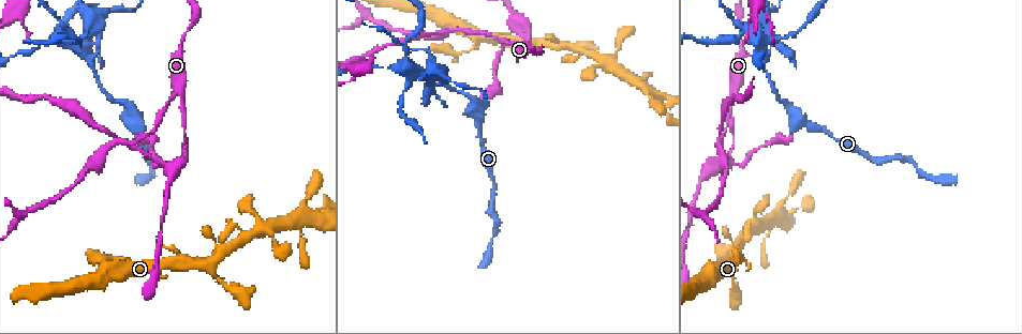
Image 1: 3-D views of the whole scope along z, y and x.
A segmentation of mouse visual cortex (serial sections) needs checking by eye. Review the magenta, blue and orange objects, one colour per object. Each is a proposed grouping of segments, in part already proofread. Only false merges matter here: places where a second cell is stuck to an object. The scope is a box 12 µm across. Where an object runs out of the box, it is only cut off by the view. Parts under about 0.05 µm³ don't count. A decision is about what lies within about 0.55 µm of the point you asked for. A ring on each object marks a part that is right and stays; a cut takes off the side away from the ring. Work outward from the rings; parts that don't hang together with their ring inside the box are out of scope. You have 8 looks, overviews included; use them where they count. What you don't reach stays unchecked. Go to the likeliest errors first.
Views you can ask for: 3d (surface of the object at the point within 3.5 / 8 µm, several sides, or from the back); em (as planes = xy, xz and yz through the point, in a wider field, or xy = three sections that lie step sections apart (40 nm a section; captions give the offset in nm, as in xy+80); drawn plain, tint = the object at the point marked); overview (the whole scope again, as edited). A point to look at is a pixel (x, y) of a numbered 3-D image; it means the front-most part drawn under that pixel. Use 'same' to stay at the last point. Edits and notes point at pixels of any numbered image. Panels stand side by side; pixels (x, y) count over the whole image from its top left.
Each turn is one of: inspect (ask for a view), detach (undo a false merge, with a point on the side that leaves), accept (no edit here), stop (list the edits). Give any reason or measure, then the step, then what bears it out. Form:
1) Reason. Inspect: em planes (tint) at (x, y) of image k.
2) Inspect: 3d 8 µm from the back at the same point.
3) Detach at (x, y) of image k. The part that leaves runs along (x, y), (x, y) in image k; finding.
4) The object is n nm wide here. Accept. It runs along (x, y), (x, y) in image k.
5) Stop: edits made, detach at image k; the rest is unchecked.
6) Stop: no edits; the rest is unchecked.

Two arms at a narrow angle. Inspect: 3d 3.5 µm at (119, 142) of image 1.

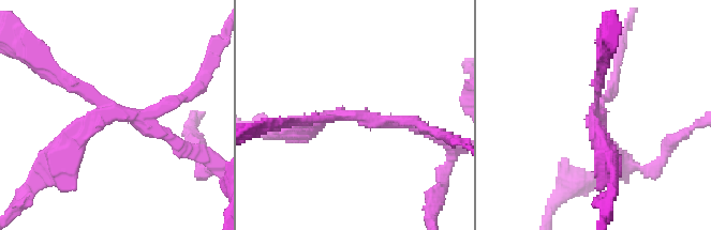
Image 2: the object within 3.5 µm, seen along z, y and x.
4 arms meet here; the arms are 150, 150, 150, 250 nm wide. Inspect: em xy step 1 (tint) at (591, 115) of image 2.

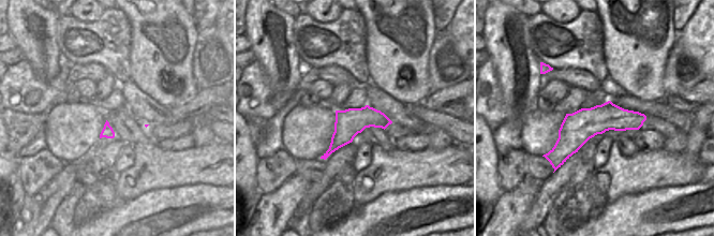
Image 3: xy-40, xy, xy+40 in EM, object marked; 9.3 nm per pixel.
Detach at (176, 149) of image 2. A border runs along (614, 104), (604, 109), (591, 108) in image 3; a second cell is stuck on.

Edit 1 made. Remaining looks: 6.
See it whole again. Inspect: overview.

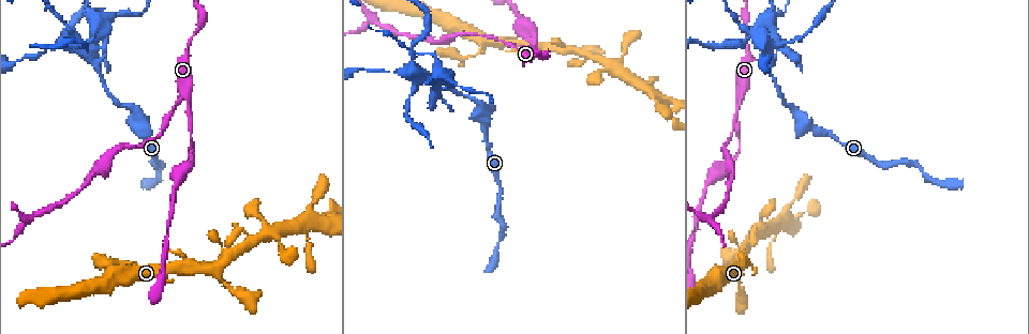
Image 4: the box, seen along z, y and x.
Looks like a crossing. Inspect: 3d 3.5 µm at (417, 76) of image 4.

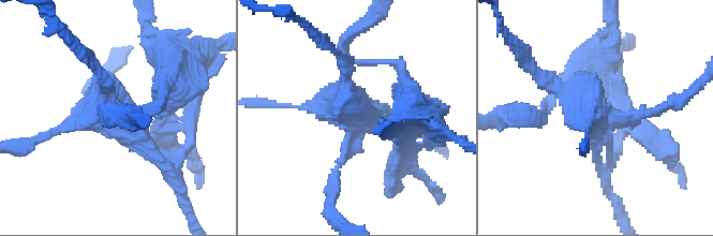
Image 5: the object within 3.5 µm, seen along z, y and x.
Now the EM. Inspect: em xy step 2 (tint) at (360, 114) of image 5.

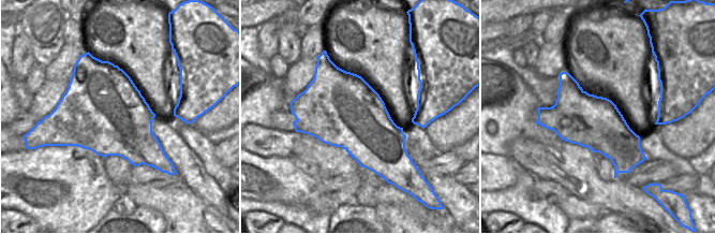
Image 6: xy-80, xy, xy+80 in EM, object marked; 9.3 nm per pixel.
The object is 700 nm wide here. Detach at (620, 99) of image 5. The part that leaves runs along (610, 165), (623, 113), (607, 93) in image 5; two cells meet here.

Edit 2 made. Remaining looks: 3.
Inspect: overview.

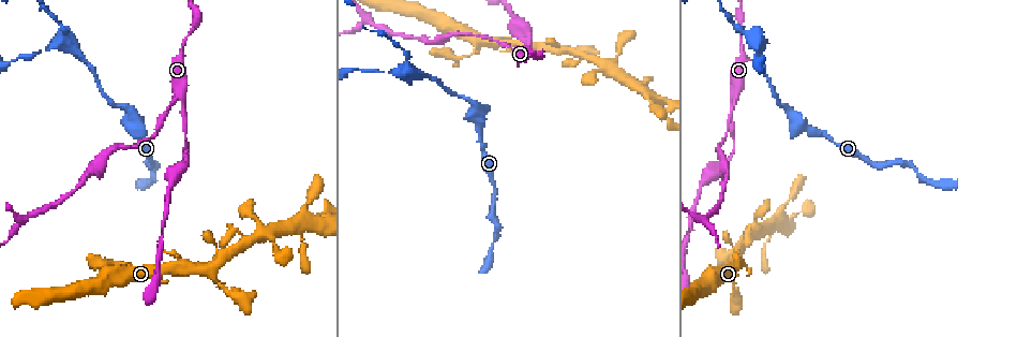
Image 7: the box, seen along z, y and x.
A narrow waist. Inspect: 3d 3.5 µm at (182, 105) of image 7.

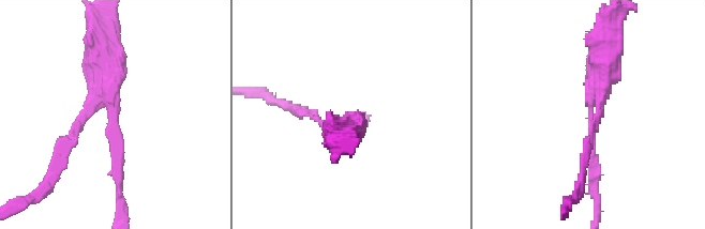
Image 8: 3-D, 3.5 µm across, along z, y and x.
The arms are 150, 400 nm wide; shape alone is not enough. Inspect: em xy step 3 (tint) at (114, 118) of image 8.

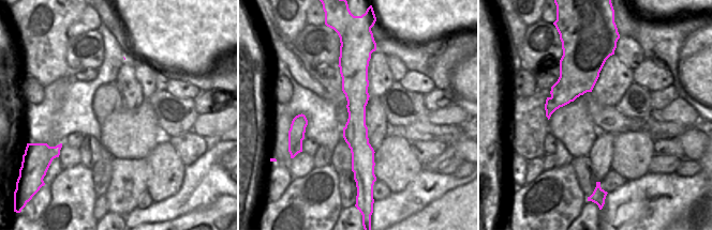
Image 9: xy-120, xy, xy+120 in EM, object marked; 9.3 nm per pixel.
Accept. It runs along (350, 56), (356, 138), (367, 167) in image 9; continuous, no second cell.

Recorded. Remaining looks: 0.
Stop: edits made, detach at image 2, detach at image 5; the rest is unchecked.

